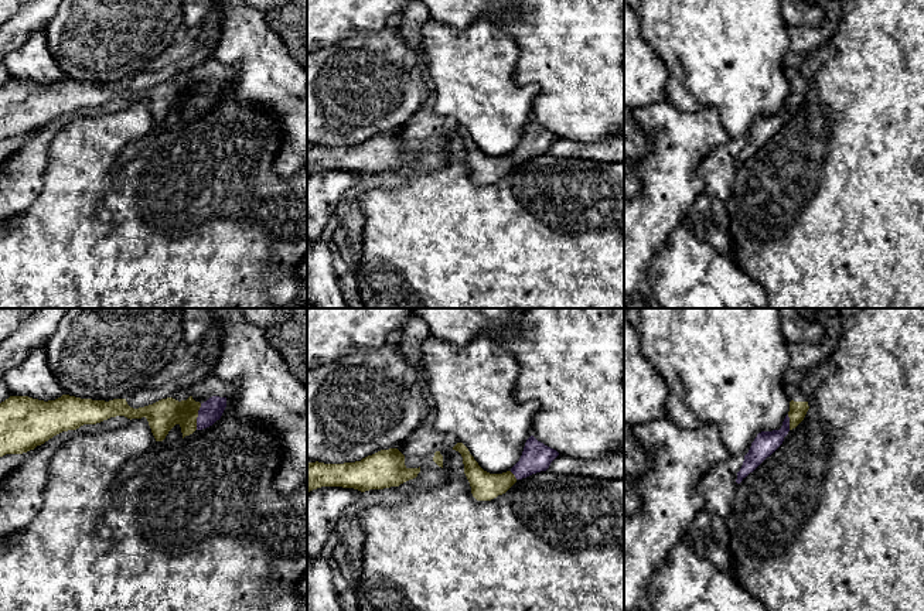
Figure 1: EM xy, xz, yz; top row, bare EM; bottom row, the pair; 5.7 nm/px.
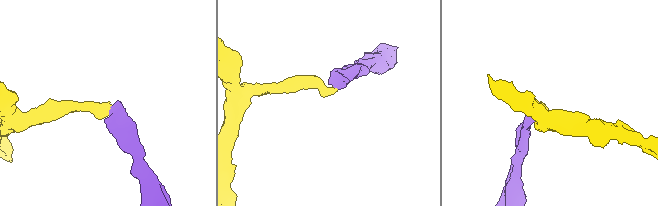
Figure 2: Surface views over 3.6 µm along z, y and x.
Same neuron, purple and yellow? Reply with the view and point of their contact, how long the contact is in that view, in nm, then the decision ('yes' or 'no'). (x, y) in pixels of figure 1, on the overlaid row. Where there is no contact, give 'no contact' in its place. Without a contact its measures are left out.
xy (198, 416) | 160 nm | yes

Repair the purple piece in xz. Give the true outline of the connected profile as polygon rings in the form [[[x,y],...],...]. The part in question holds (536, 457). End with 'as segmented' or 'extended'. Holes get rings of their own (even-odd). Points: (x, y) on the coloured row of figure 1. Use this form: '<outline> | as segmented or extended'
[[[531,436],[525,443],[519,461],[509,471],[490,474],[478,465],[463,443],[457,443],[453,450],[458,451],[463,457],[464,474],[477,501],[491,501],[505,494],[518,479],[546,471],[559,455],[556,450]]] | extended

